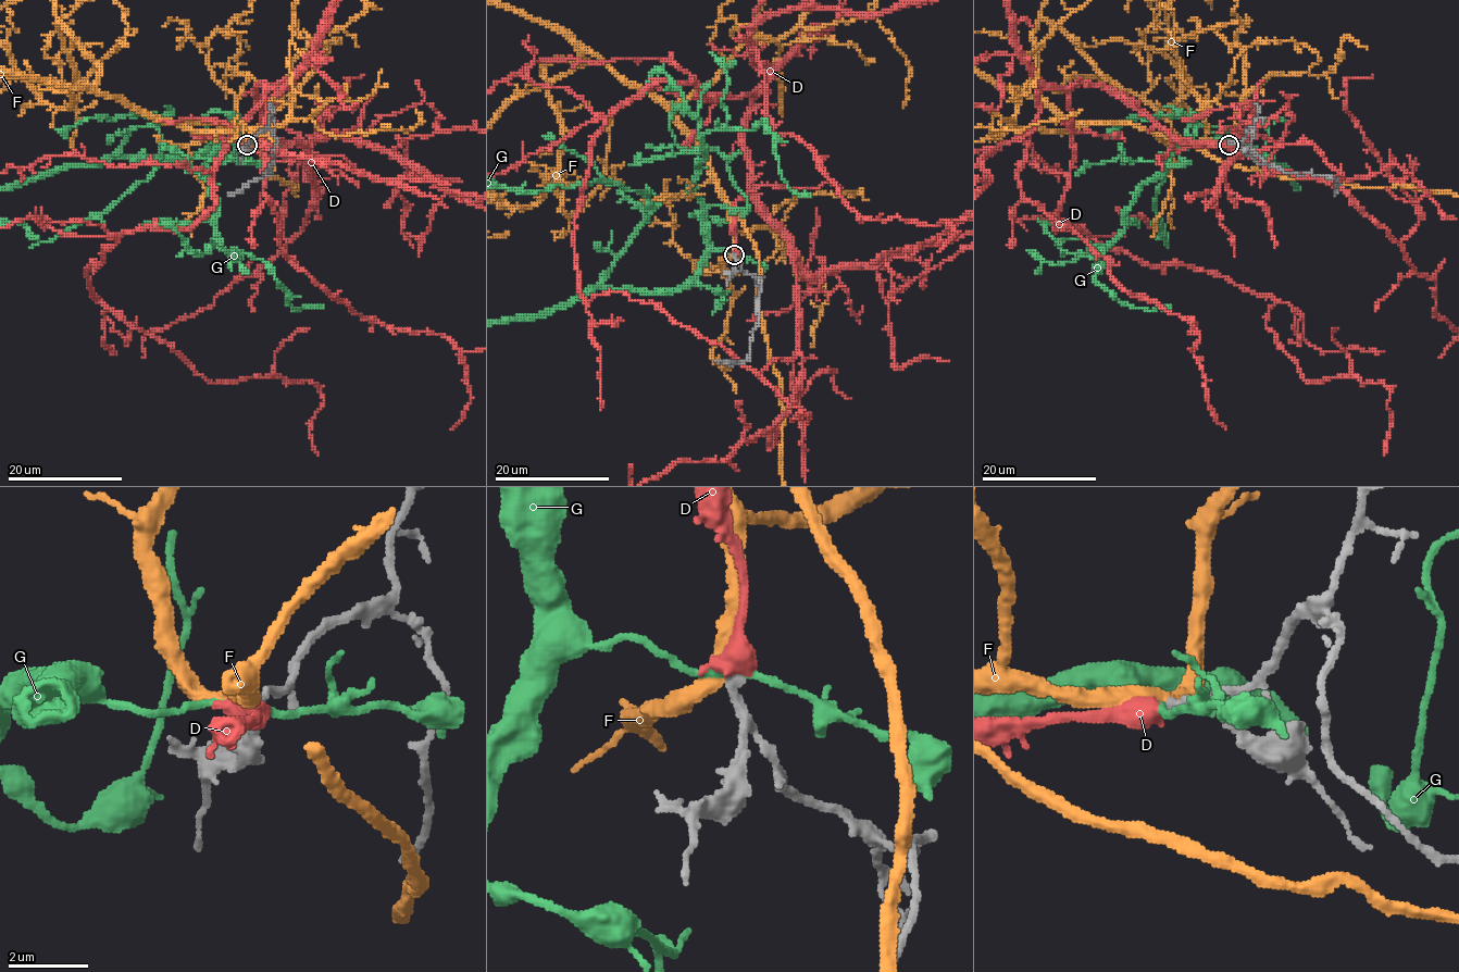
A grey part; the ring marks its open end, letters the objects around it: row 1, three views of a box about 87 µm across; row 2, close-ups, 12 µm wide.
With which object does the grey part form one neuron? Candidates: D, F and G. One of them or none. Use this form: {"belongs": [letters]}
{"belongs": ["D"]}

